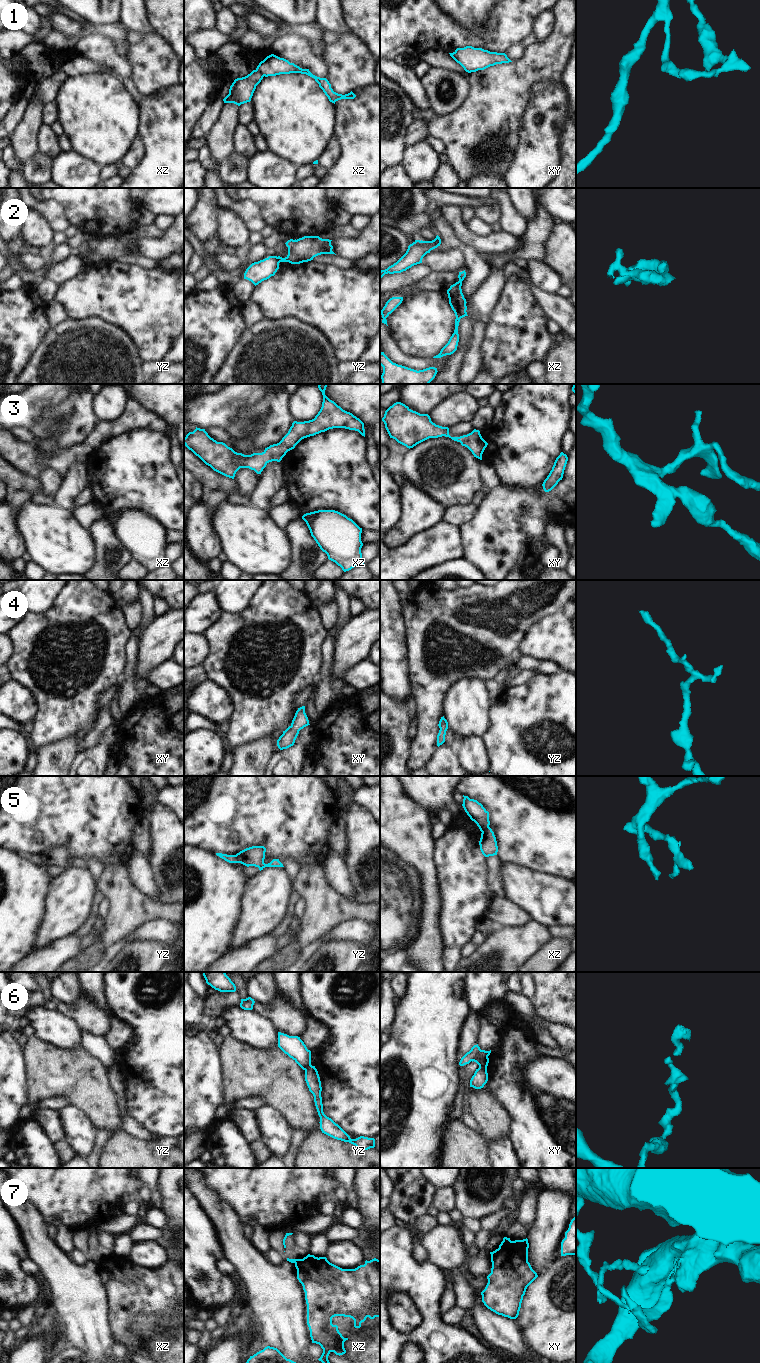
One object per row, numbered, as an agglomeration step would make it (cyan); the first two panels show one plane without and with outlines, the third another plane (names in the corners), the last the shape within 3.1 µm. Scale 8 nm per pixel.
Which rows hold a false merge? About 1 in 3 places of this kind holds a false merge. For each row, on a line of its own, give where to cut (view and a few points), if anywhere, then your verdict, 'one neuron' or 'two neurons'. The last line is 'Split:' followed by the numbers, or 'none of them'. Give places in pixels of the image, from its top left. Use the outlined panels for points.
1: cut in xz along (256, 69), (263, 76); two neurons
2: cut in yz along (277, 257), (280, 261); two neurons
3: no cut; one neuron
4: no cut; one neuron
5: cut in yz along (234, 855), (239, 862); two neurons
6: cut in xy along (479, 1066), (486, 1069); two neurons
7: cut in xz along (301, 1259), (295, 1263); two neurons
Split: 1, 2, 5, 6, 7

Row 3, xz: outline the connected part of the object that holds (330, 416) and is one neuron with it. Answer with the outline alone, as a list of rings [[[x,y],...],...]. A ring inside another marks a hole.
[[[319,384],[322,392],[322,407],[314,419],[294,421],[288,433],[277,443],[265,448],[262,453],[244,455],[235,452],[223,442],[211,438],[205,429],[197,428],[184,438],[184,445],[214,471],[234,479],[240,468],[249,468],[261,474],[269,462],[280,462],[286,453],[304,438],[333,428],[358,431],[365,437],[364,423],[352,413],[343,410],[325,395],[327,384]]]

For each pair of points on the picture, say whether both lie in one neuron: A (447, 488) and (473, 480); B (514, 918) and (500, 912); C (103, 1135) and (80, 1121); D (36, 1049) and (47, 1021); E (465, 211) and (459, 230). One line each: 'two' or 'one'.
A: one
B: one
C: two
D: two
E: two

